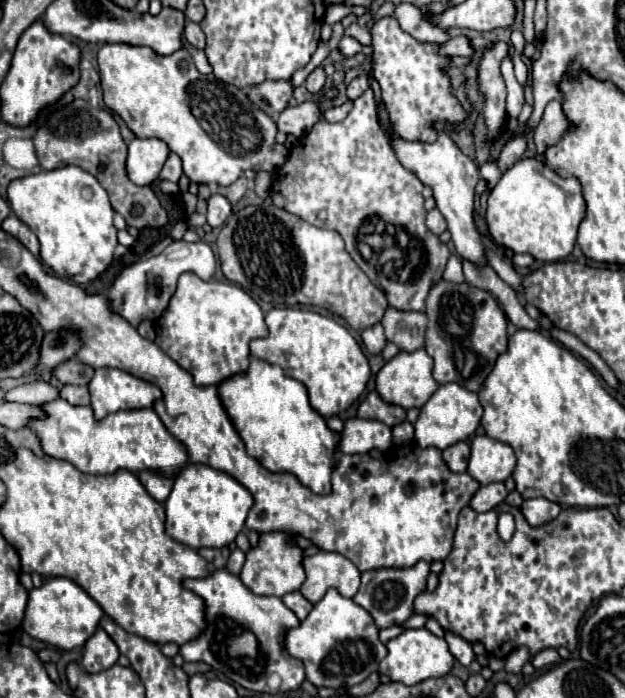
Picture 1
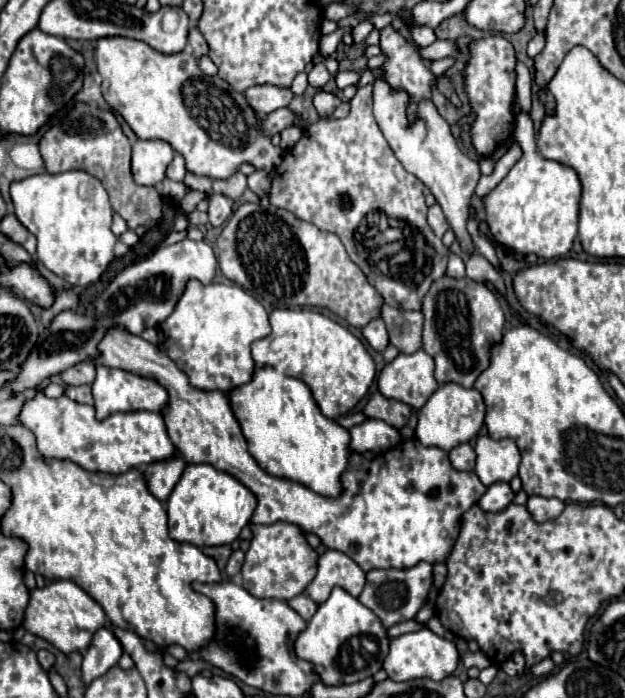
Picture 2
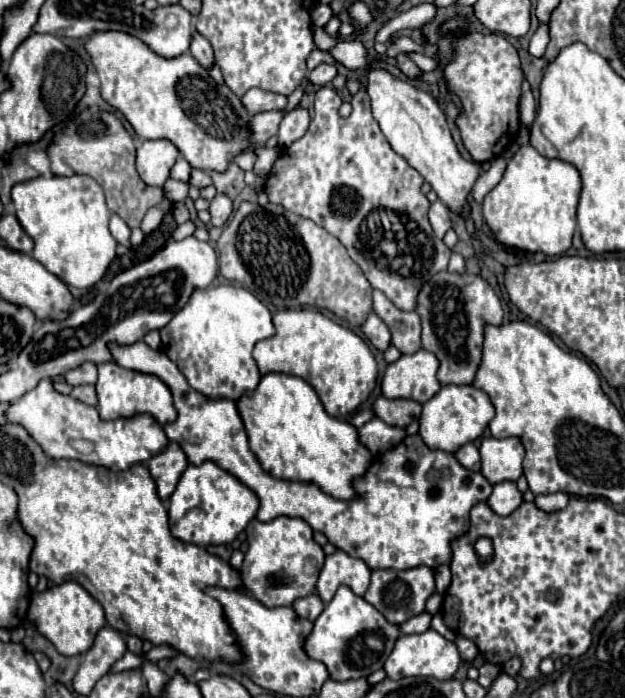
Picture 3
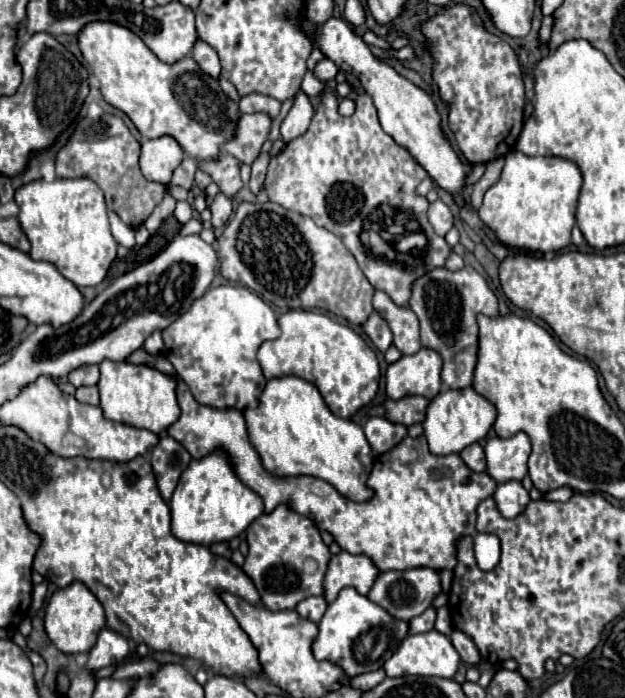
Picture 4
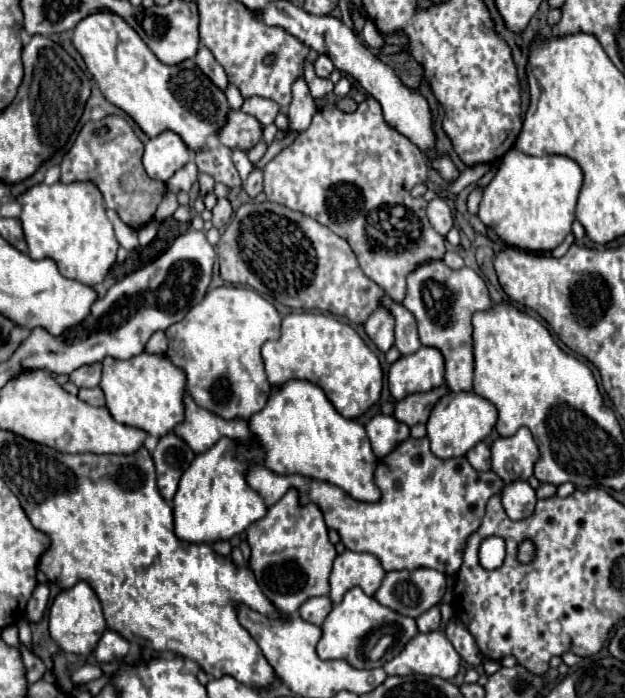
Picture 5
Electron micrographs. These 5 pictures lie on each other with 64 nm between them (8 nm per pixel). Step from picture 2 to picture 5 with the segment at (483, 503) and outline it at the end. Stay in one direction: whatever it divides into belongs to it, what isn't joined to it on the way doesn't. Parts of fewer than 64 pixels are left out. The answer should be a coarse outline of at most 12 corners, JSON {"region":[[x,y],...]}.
{"region":[[528,482],[502,490],[504,510],[512,520],[534,514],[536,490]]}

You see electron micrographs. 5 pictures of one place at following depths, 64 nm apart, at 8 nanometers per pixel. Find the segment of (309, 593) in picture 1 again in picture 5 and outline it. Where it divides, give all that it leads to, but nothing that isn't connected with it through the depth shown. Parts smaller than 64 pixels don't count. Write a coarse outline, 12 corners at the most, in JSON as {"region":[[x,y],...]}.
{"region":[[346,550],[334,560],[330,598],[360,586],[374,596],[386,570],[374,554]]}

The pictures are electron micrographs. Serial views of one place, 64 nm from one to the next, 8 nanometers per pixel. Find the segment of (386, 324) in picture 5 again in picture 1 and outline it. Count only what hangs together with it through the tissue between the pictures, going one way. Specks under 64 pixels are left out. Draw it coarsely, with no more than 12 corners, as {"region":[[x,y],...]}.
{"region":[[382,324],[362,332],[362,342],[372,354],[386,346]]}

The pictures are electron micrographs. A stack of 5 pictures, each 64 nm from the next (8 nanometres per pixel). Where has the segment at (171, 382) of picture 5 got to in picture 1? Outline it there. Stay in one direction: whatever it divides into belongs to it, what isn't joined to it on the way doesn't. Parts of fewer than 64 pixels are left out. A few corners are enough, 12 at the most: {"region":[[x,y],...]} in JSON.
{"region":[[98,368],[88,388],[96,420],[118,410],[154,408],[156,384]]}

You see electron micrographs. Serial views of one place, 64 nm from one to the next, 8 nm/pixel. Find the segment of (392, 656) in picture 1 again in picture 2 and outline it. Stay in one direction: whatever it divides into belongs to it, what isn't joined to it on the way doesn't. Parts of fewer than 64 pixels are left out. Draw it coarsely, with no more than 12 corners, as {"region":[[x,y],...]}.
{"region":[[428,628],[392,640],[384,658],[396,682],[444,680],[456,670],[454,642]]}

